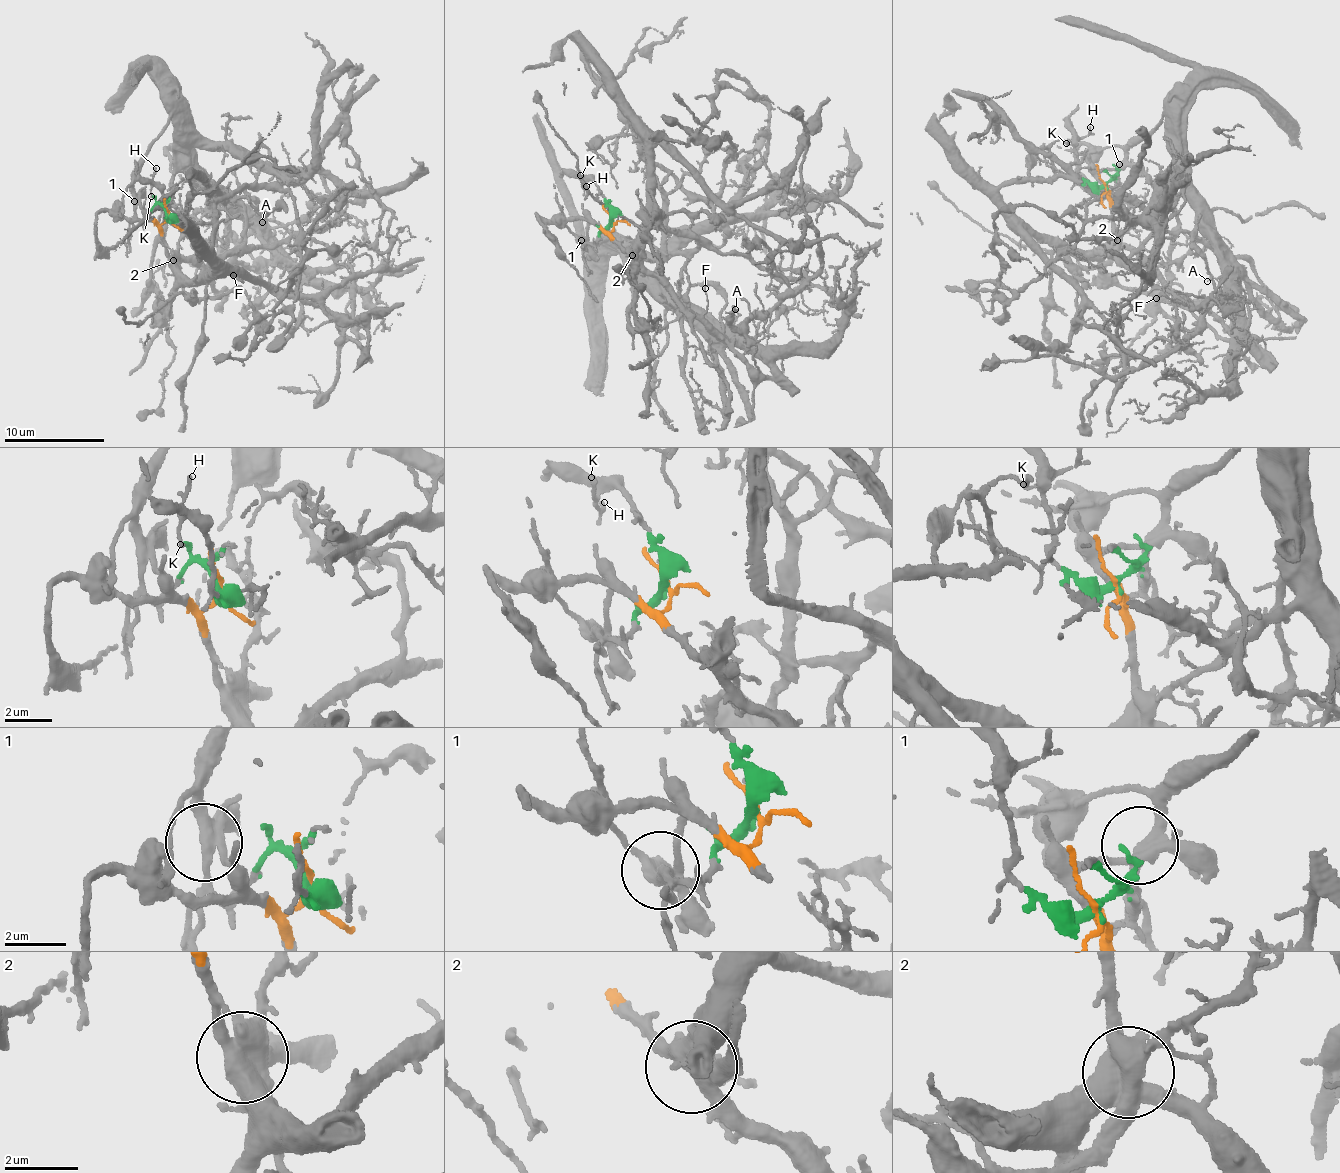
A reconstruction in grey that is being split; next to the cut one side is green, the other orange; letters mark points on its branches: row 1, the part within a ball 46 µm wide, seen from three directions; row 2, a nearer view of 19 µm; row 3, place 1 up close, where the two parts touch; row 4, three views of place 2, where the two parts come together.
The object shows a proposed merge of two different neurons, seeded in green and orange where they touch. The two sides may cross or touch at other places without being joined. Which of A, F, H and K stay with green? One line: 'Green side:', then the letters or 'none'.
Green side: A, H, K

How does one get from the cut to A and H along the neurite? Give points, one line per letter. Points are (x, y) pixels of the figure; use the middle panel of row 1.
A: (612, 222), (592, 242), (577, 235), (594, 244), (611, 240), (641, 271), (721, 323), (730, 325), (735, 310)
H: (612, 222), (598, 183), (589, 180), (585, 186)

